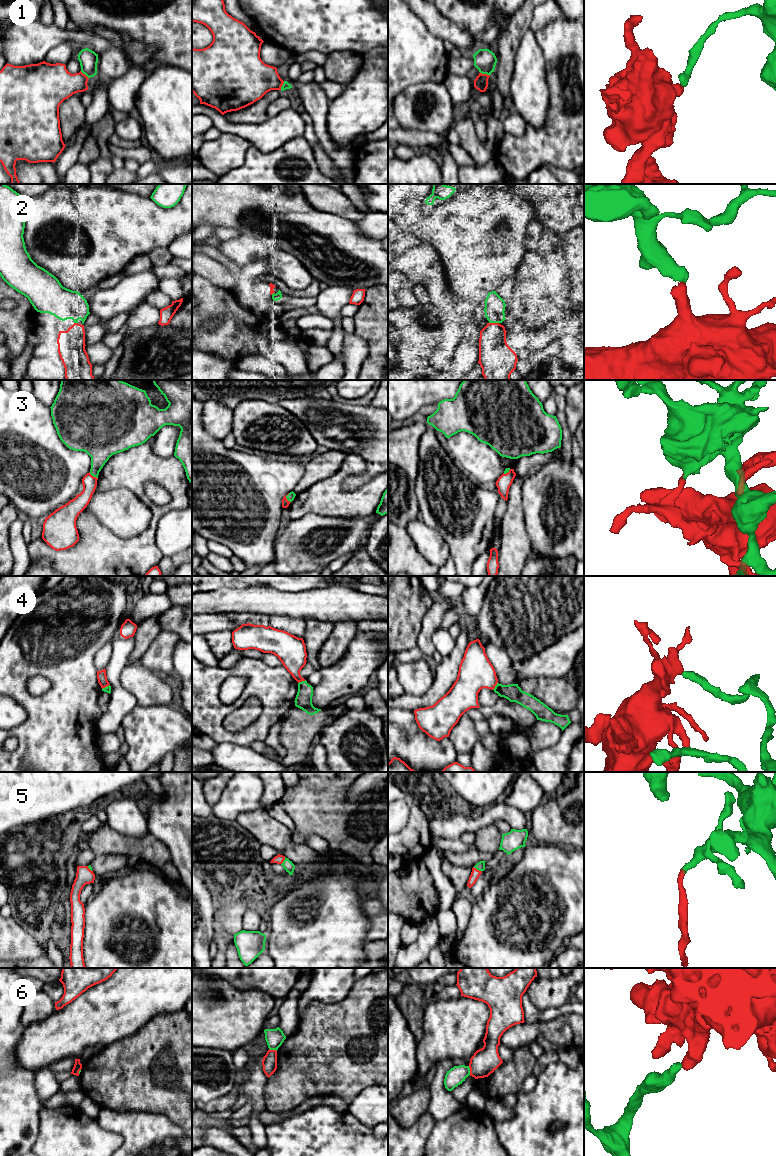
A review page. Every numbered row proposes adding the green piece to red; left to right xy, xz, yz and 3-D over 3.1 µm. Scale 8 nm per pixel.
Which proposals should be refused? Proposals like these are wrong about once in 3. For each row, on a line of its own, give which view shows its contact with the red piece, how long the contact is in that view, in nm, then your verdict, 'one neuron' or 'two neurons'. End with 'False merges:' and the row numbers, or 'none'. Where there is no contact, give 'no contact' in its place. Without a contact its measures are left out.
1: yz | 80 nm | two neurons
2: yz | 80 nm | one neuron
3: xz | 80 nm | one neuron
4: xz | 70 nm | two neurons
5: yz | 80 nm | one neuron
6: yz | 70 nm | two neurons
False merges: 1, 4, 6

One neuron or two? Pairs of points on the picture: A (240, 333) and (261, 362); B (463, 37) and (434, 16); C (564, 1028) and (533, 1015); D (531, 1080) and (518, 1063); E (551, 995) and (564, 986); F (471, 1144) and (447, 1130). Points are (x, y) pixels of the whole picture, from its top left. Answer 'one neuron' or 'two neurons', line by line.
A: two neurons
B: one neuron
C: two neurons
D: two neurons
E: one neuron
F: one neuron

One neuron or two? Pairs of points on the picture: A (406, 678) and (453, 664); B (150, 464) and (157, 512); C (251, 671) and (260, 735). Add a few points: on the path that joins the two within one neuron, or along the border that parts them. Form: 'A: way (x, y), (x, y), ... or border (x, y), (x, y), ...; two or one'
A: border (434, 675), (430, 688), (420, 695); two
B: way (140, 476), (140, 493), (146, 500); one
C: way (267, 687), (267, 719); one

